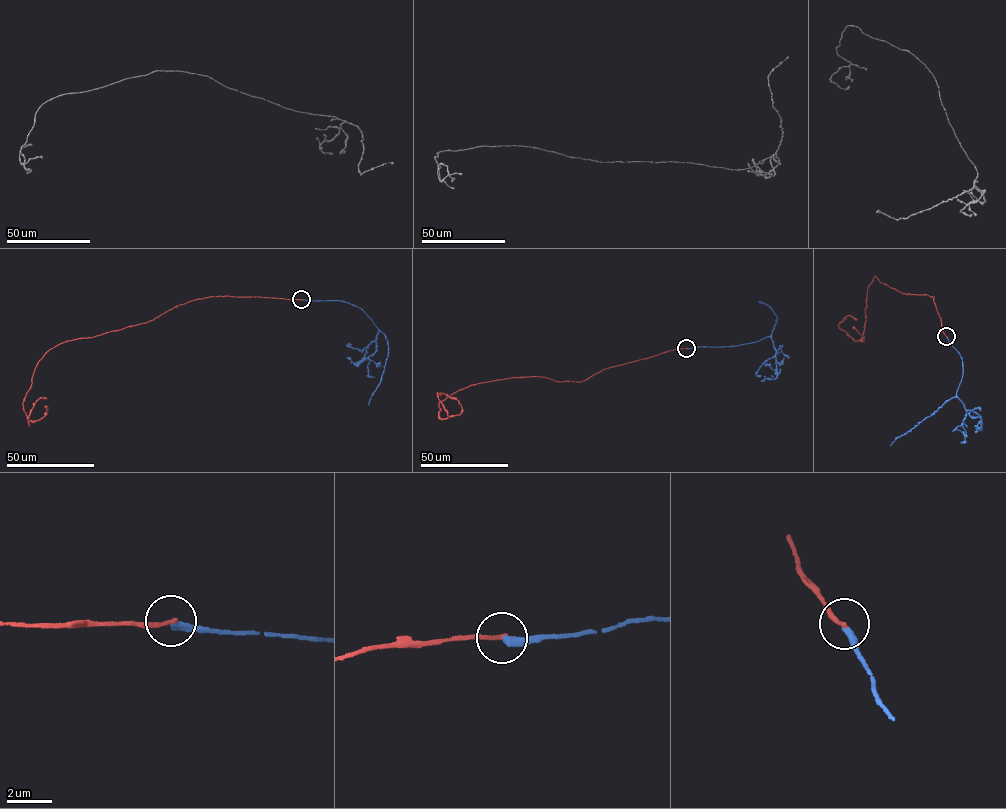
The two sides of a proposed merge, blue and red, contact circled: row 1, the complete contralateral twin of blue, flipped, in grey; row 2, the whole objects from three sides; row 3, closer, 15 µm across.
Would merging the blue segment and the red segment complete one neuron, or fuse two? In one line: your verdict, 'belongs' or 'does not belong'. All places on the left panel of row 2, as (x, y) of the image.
does not belong

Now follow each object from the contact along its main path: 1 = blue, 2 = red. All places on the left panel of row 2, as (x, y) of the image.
1: (301, 299), (339, 300), (353, 304), (385, 336), (389, 353), (380, 382), (368, 404)
2: (301, 299), (198, 299), (146, 322), (65, 341), (36, 367), (23, 402), (29, 425), (34, 405), (46, 398)

